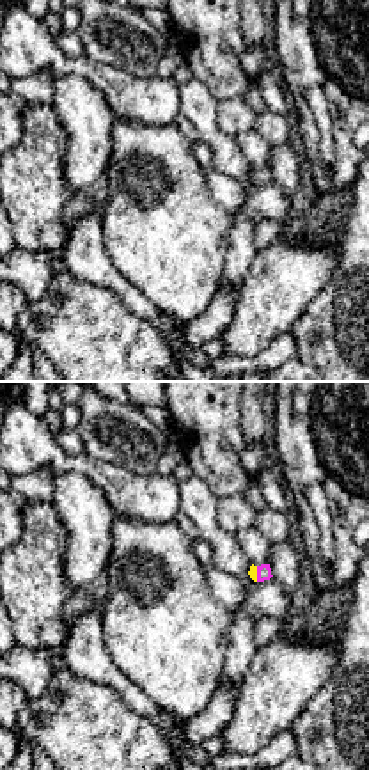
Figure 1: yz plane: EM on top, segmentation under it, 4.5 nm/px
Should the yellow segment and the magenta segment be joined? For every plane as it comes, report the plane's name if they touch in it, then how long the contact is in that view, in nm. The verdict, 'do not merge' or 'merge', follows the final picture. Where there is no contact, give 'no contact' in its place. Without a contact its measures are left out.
contact in yz; length 70 nm

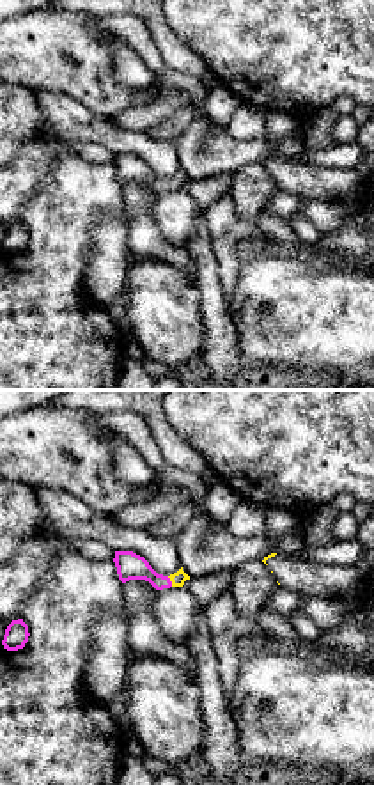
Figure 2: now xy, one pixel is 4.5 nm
contact in xy; length 50 nm

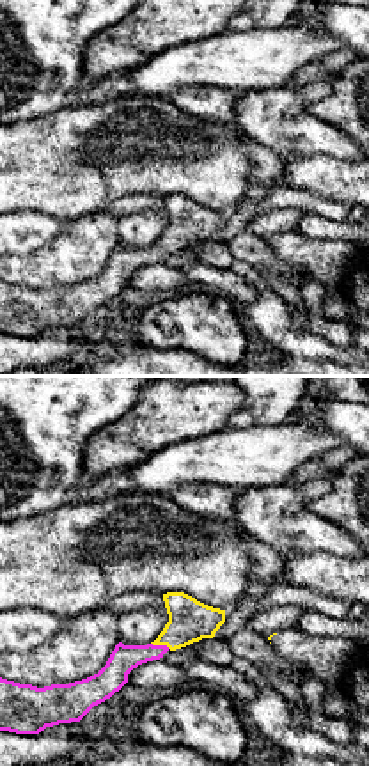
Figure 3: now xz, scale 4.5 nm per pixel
contact in xz; length 90 nm

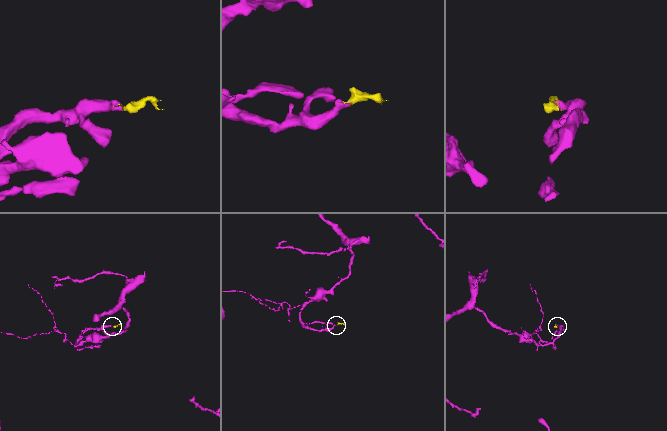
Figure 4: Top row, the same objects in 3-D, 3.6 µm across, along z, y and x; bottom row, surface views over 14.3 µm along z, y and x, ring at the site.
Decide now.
merge

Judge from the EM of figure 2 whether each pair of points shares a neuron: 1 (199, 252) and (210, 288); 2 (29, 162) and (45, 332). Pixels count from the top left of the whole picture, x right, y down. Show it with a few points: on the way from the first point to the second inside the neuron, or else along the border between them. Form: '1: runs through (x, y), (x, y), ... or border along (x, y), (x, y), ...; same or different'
1: runs through (206, 261), (208, 279); same
2: border along (52, 156), (52, 167), (23, 206), (20, 220); different

